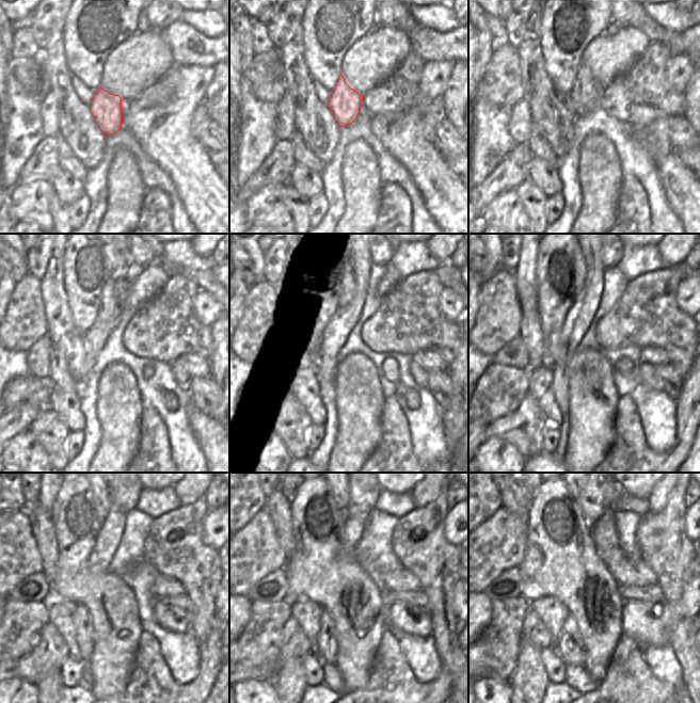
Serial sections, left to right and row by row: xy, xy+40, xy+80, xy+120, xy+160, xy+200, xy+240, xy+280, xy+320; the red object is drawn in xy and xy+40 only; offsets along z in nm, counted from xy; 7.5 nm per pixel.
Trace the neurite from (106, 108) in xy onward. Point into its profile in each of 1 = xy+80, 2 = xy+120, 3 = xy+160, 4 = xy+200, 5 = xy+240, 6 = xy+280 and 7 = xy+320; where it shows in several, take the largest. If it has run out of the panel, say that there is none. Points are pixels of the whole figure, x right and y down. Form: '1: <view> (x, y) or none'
1: xy+80 (586, 92)
2: xy+120 (109, 312)
3: xy+160 (344, 286)
4: xy+200 (579, 268)
5: xy+240 (100, 494)
6: xy+280 (339, 494)
7: xy+320 (574, 494)

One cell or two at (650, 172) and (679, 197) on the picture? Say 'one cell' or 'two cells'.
two cells

